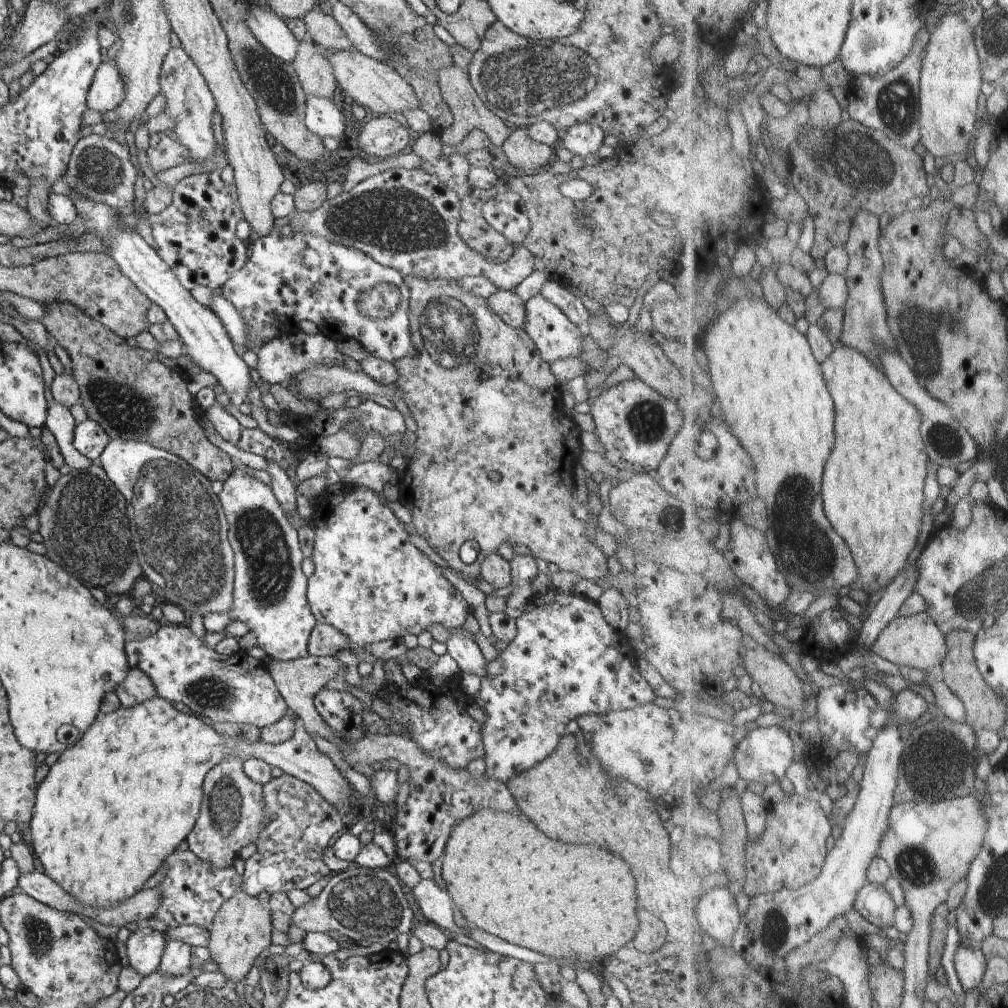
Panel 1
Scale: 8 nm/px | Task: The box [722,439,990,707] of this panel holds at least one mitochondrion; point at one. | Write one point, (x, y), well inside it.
(808, 555)

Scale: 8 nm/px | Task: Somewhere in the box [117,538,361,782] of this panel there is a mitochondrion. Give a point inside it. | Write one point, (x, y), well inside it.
(214, 694)

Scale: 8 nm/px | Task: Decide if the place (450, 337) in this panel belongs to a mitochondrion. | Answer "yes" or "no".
yes

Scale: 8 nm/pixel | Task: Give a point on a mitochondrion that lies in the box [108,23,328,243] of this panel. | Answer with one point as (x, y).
(274, 85)

